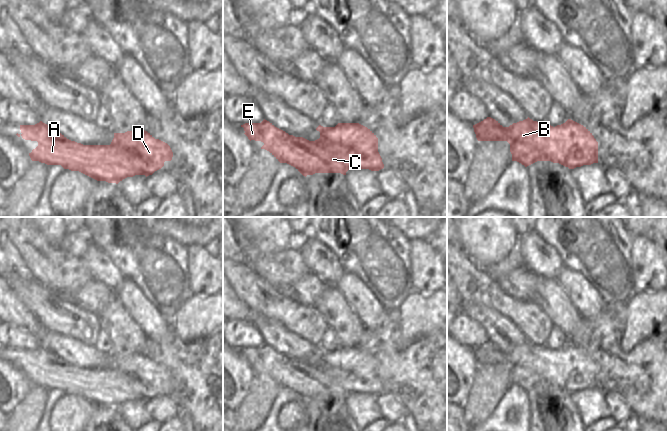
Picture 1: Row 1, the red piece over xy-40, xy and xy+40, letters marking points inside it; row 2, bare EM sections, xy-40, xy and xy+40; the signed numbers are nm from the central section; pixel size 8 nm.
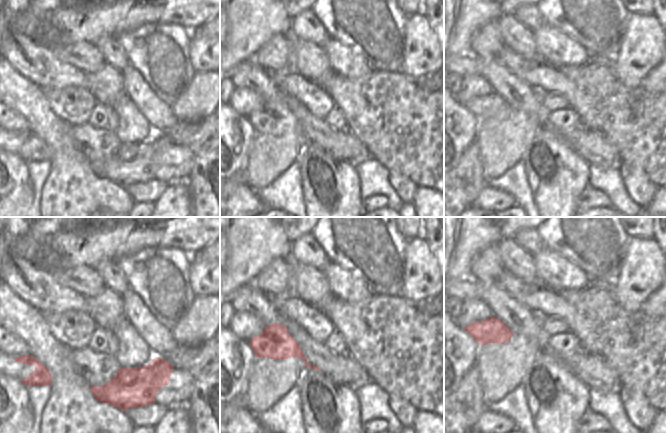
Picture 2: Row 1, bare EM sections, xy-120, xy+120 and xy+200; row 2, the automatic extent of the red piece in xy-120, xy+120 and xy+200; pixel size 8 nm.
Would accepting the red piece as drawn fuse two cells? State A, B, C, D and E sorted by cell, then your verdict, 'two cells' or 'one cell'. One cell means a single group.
A B C E / D | two cells

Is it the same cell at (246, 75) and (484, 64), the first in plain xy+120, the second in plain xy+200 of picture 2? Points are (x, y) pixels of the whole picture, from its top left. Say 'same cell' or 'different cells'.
different cells

